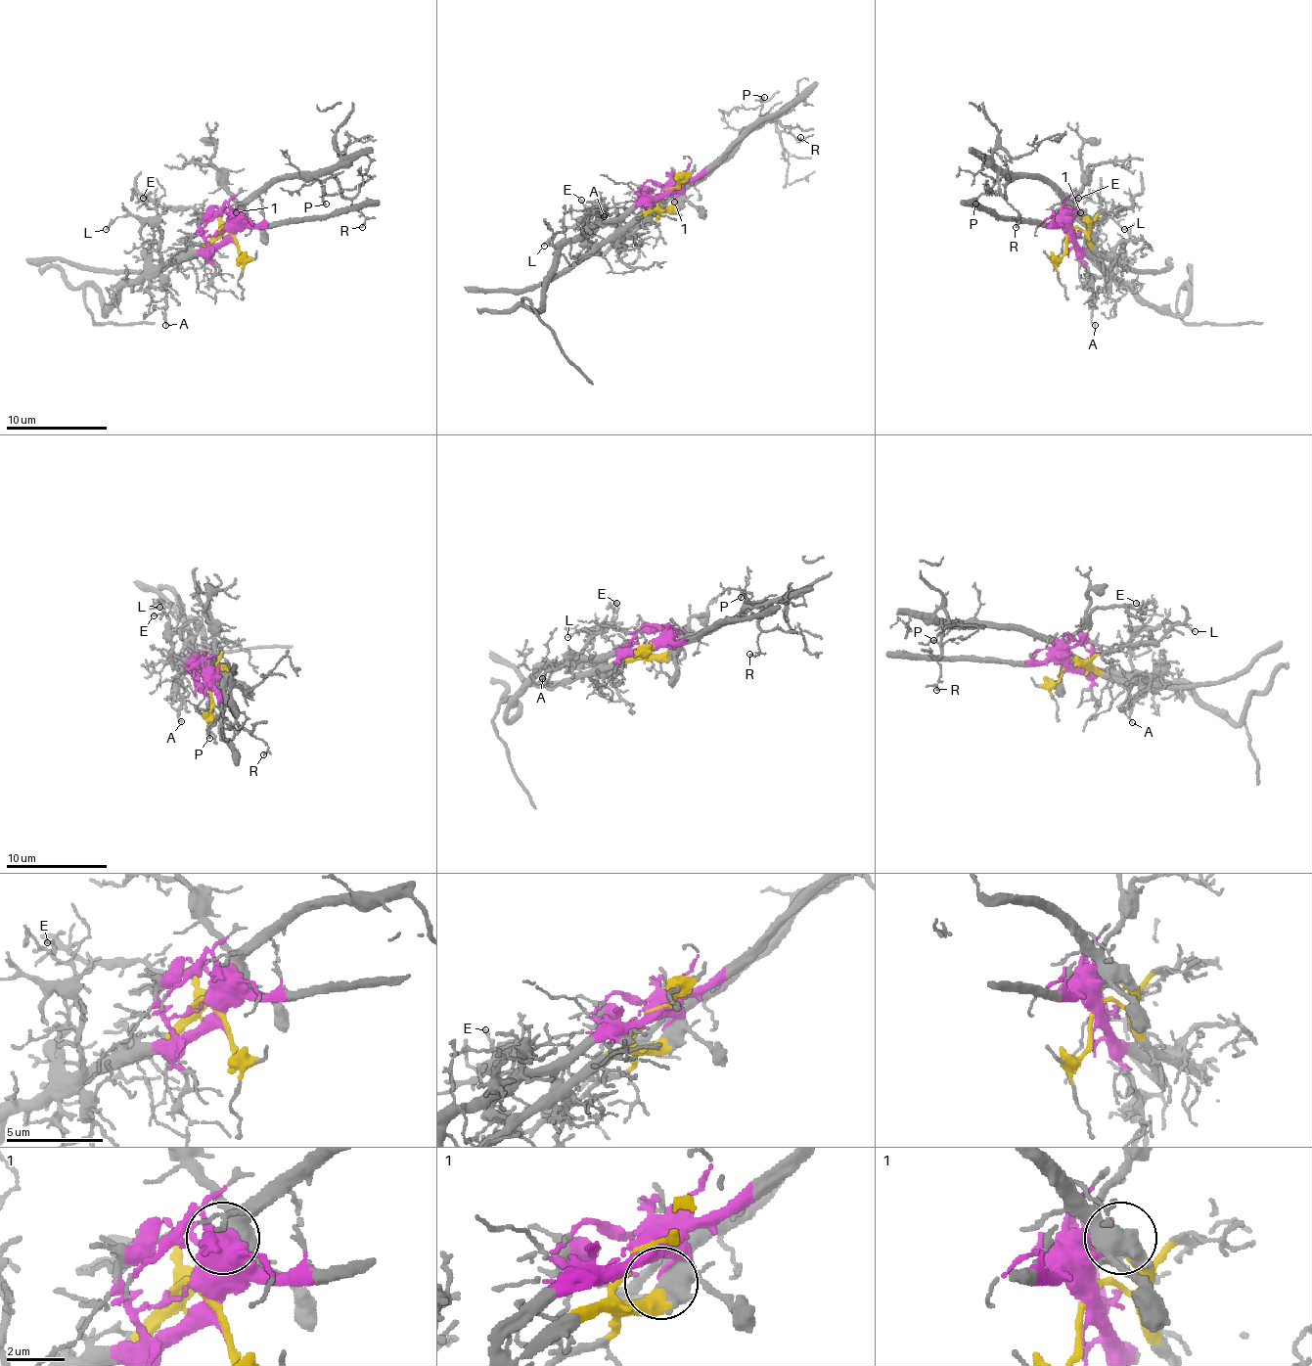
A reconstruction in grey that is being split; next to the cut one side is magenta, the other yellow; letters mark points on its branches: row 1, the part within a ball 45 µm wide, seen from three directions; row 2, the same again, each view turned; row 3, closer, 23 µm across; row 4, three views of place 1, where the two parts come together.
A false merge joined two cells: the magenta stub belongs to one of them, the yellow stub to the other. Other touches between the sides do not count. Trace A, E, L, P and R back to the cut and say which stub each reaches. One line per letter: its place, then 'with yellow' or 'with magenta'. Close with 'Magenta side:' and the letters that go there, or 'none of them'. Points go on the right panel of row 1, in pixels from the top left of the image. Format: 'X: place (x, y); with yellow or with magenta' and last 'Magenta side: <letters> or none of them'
A: place (1095, 325); with magenta
E: place (1078, 198); with magenta
L: place (1124, 229); with magenta
P: place (975, 204); with yellow
R: place (1016, 227); with yellow
Magenta side: A, E, L

